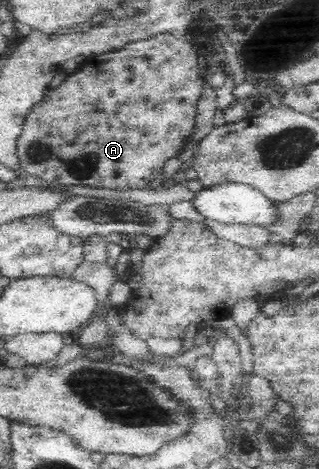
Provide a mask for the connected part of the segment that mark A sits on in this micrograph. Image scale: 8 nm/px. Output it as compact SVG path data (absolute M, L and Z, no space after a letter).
M164 33L128 43L118 50L112 50L103 55L92 56L87 59L82 67L73 72L65 82L62 82L58 87L50 88L45 93L43 101L37 103L29 111L17 143L17 154L19 154L21 169L29 172L31 176L47 181L49 184L87 185L107 189L147 187L150 181L161 177L163 167L165 167L168 159L180 155L193 133L198 101L201 99L204 83L201 80L199 67L197 66L199 65L197 56L197 51L187 41L183 41L181 36Z

